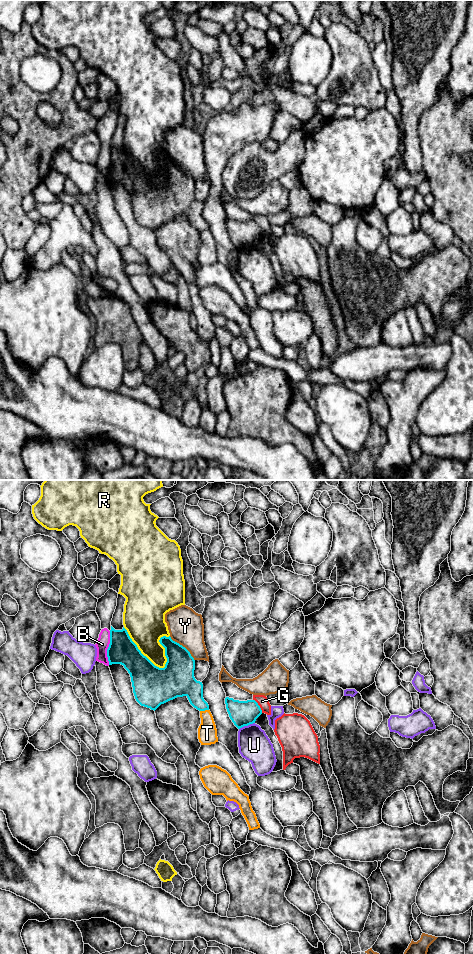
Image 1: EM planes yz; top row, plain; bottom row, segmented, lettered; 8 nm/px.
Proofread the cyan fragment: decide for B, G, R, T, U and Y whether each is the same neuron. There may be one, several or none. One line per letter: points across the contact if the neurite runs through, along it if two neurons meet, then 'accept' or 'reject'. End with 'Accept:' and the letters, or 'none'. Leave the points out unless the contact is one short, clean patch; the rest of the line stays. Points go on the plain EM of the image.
B: reject
G: along yz (253, 219), (262, 232) | reject
R: reject
T: reject
U: reject
Y: reject
Accept: none

